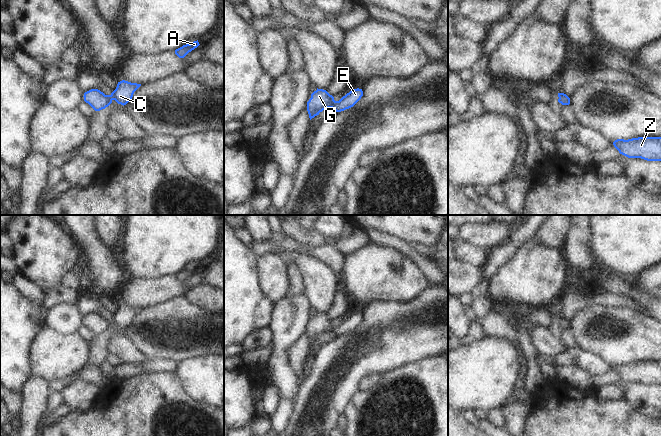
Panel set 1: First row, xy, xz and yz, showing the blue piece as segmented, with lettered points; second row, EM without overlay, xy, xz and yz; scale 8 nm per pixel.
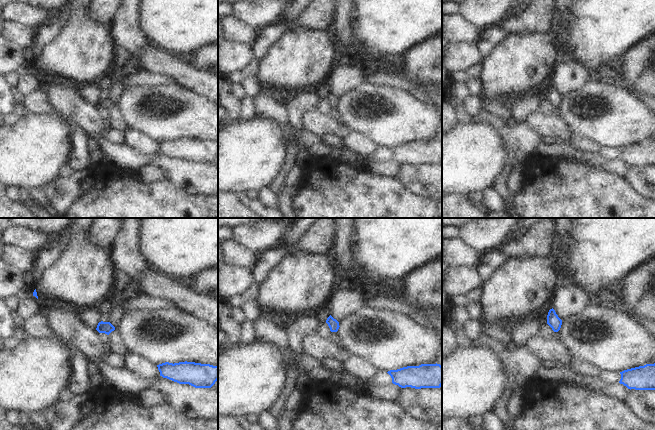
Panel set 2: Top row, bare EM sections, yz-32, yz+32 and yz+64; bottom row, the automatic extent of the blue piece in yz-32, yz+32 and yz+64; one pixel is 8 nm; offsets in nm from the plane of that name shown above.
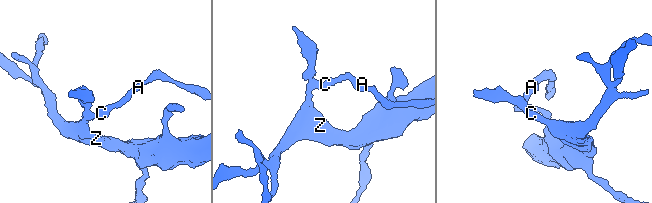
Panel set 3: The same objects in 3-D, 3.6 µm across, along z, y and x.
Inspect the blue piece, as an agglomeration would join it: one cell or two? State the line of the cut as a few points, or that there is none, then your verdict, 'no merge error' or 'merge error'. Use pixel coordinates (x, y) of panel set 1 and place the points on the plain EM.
no cut | no merge error

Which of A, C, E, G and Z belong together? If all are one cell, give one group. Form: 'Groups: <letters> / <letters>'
Groups: A C E G Z

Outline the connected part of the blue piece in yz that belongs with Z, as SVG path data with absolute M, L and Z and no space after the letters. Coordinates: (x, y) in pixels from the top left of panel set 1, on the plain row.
M638 361L613 366L620 378L628 382L641 382L647 385L661 385L661 361Z

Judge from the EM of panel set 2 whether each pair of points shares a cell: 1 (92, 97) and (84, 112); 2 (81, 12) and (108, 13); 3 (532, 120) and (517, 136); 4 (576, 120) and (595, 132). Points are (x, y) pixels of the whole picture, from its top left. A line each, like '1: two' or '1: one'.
1: two
2: two
3: two
4: one

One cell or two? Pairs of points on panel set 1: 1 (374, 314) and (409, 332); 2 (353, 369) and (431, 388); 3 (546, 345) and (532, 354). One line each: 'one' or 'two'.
1: one
2: two
3: two

